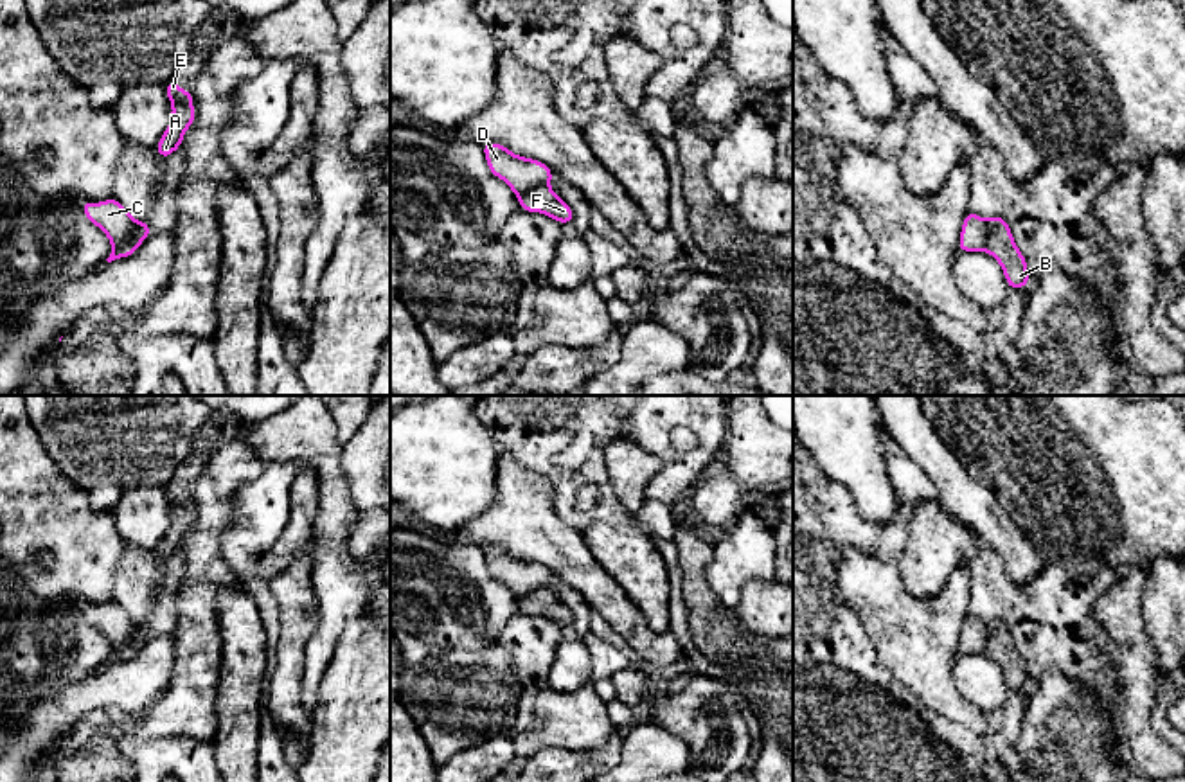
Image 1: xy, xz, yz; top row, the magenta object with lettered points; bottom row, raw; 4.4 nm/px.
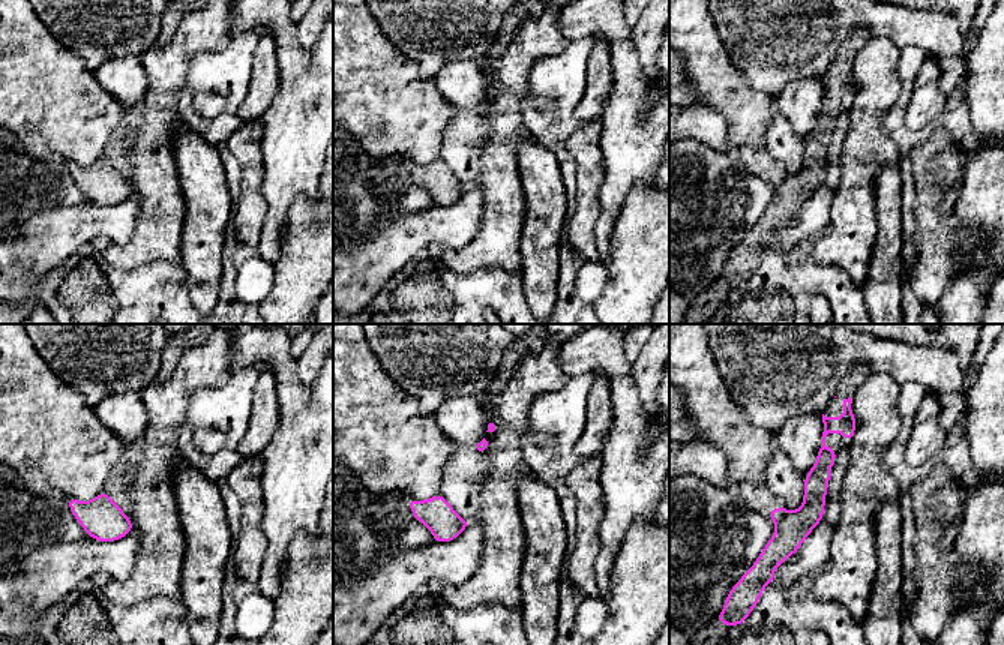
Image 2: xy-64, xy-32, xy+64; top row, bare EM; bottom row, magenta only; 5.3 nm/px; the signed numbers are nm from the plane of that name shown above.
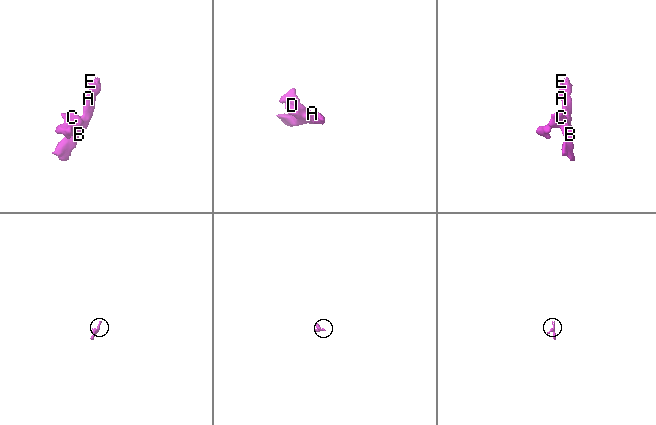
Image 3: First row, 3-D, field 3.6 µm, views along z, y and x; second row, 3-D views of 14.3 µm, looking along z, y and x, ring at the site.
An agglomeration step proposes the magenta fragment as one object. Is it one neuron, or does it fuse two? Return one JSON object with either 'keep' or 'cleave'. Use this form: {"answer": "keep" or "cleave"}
{"answer": "cleave"}

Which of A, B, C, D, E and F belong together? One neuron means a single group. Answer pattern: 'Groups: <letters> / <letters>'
Groups: A B E F / C D

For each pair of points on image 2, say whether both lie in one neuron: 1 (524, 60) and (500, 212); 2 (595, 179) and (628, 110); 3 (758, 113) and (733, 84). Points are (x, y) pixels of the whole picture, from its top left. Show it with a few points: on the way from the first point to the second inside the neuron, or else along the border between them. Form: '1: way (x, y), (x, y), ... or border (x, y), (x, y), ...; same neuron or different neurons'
1: way (508, 98), (500, 174); same neuron
2: border (602, 125), (604, 182), (598, 195); different neurons
3: way (751, 105), (737, 92); same neuron

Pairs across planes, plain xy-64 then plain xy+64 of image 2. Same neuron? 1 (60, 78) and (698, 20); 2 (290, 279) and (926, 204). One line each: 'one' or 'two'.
1: one
2: two

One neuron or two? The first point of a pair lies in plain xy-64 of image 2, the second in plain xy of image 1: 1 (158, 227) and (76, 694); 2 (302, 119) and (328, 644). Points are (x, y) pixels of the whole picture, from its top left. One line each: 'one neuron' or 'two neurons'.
1: two neurons
2: one neuron

